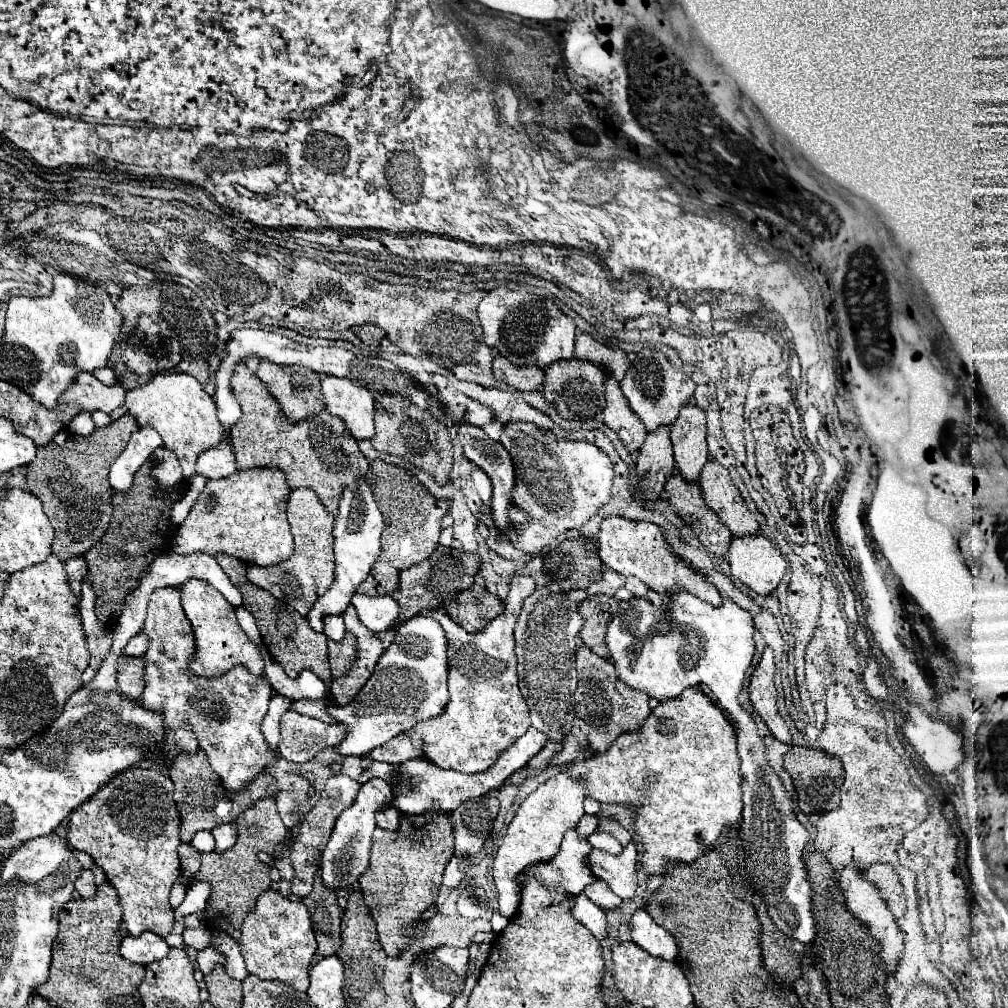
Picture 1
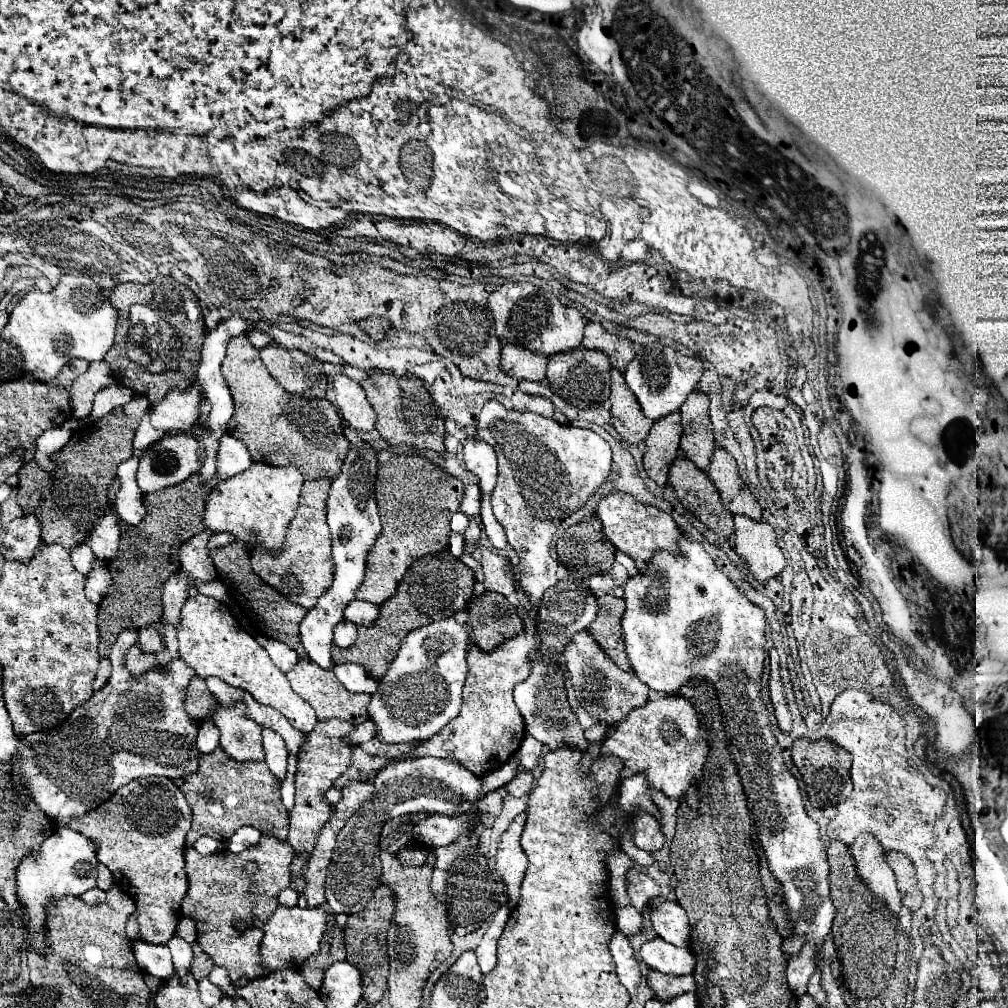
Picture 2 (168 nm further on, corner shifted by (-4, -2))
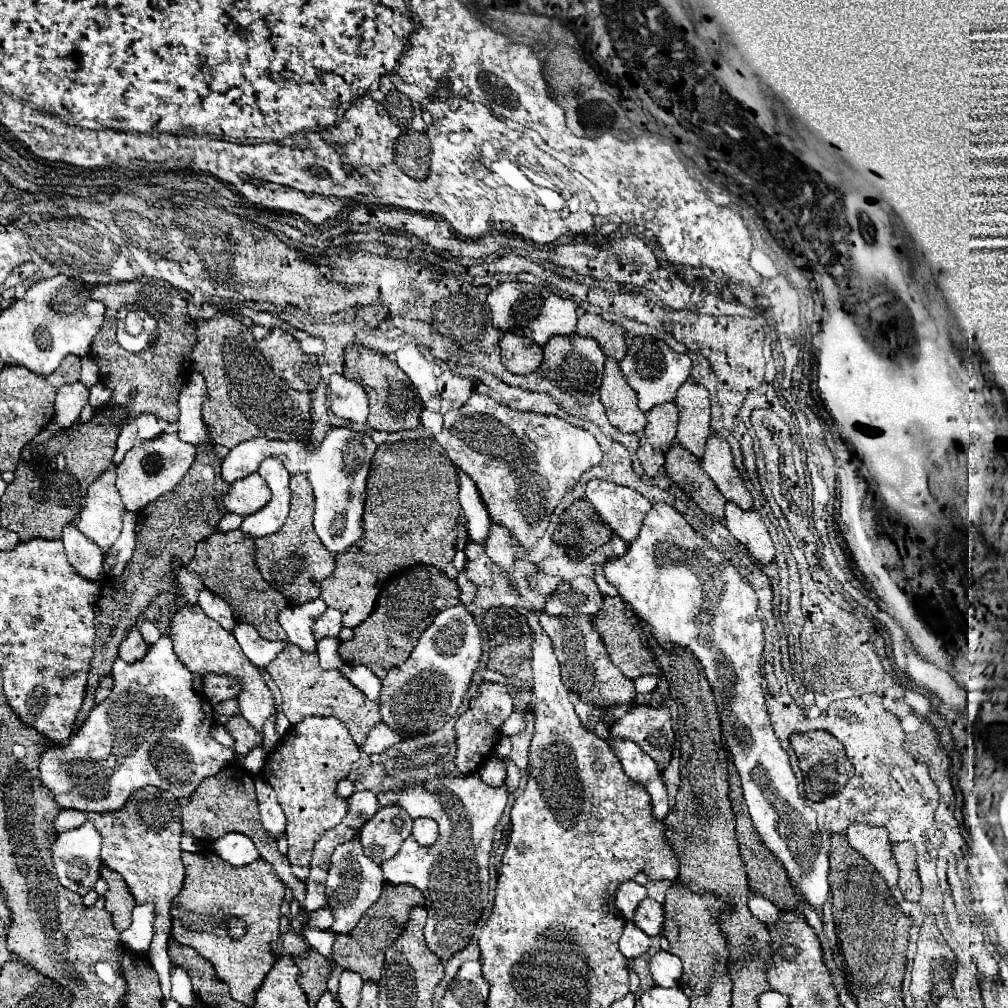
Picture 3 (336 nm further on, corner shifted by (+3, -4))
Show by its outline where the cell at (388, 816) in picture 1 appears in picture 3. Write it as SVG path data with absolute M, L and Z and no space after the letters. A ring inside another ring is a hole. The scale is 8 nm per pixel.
M386 806L364 824L360 830L360 844L368 858L382 864L400 850L402 842L410 836L410 830L412 818L398 806Z

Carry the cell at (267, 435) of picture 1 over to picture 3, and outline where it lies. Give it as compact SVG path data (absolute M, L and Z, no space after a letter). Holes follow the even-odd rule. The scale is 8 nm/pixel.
M218 312L210 320L196 322L196 336L198 344L190 360L192 370L200 372L206 380L208 400L204 402L202 416L214 444L234 448L256 436L286 440L292 436L306 438L310 434L310 394L284 386L282 378L272 372L264 354L256 348L248 326L234 316Z

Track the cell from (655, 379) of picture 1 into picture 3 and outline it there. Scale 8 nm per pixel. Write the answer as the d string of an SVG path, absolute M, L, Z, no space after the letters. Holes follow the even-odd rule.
M636 336L628 346L624 360L620 362L626 382L638 392L638 406L642 412L652 410L658 404L672 402L680 384L690 376L692 360L686 354L674 352L664 340L656 340L652 336Z

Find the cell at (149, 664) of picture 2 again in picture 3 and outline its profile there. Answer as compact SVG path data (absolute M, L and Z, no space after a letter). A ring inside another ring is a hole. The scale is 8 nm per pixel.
M132 626L130 632L126 634L126 638L124 638L122 644L120 644L120 658L122 658L124 662L136 662L136 660L140 660L140 658L144 656L146 648L148 648L148 646L146 646L140 630L138 630L136 626Z

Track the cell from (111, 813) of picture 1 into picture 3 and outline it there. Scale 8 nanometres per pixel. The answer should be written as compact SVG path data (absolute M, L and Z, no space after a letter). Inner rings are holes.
M142 788L134 792L124 808L112 816L96 816L94 812L80 810L62 810L56 818L56 832L66 832L78 828L84 822L92 822L102 836L102 864L120 872L126 880L136 904L152 902L156 904L156 920L154 920L154 938L148 950L148 958L152 968L160 976L162 996L170 998L170 958L166 952L170 938L170 902L182 888L184 866L182 866L182 850L180 850L180 832L182 832L182 816L178 800L160 788Z

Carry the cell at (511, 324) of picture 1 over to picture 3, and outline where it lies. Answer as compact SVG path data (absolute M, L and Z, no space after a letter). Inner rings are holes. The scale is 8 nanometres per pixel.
M502 282L488 294L488 306L492 312L494 326L502 332L516 332L544 346L554 334L574 334L578 320L578 304L570 298L552 294L544 284L524 282Z

